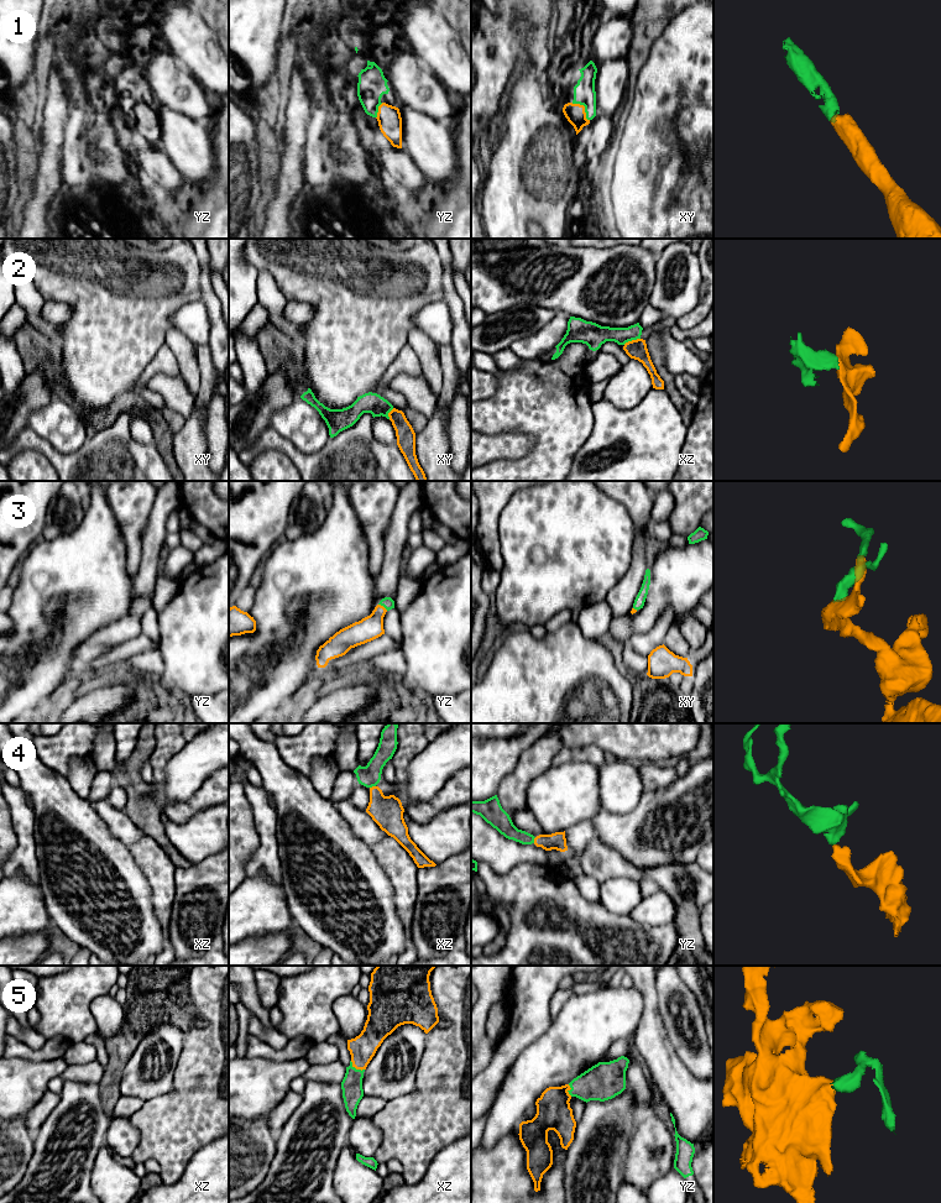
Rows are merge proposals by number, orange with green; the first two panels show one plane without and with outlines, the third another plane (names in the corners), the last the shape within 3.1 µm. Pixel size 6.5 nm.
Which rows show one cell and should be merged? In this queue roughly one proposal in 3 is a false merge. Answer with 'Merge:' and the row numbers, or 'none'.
Merge: 1, 2, 3, 4, 5

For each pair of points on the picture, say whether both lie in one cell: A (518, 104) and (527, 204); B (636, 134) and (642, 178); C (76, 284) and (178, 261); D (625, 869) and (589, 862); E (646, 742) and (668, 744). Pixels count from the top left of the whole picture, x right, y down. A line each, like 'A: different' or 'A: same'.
A: same
B: same
C: same
D: same
E: same

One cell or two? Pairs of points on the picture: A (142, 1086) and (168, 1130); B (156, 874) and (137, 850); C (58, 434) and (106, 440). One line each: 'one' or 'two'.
A: two
B: one
C: two

